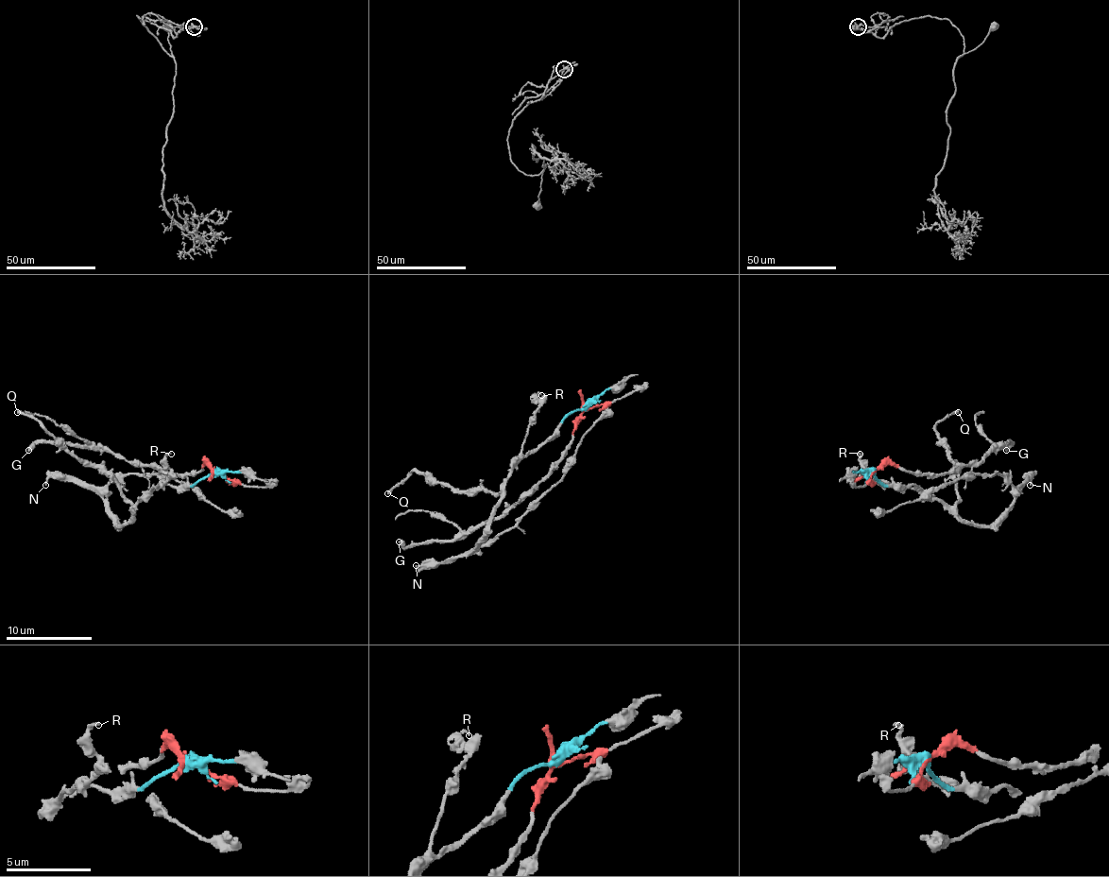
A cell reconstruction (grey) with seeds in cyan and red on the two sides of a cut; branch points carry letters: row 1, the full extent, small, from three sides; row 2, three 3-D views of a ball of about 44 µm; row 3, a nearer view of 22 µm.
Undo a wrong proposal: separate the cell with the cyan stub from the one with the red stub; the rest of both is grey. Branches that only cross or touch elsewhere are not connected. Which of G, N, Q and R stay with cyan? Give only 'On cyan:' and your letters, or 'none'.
On cyan: N, Q, R

